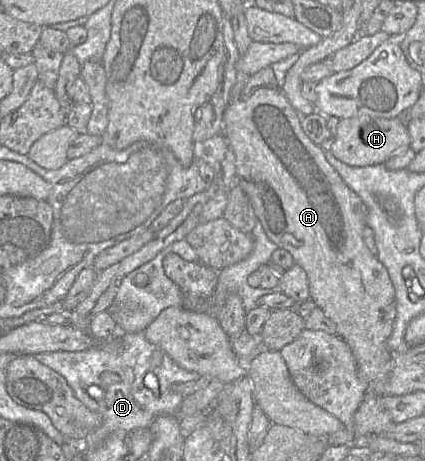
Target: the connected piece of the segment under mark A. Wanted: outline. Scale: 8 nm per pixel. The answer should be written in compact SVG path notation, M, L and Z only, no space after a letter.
M271 66L261 69L249 80L239 97L229 102L223 115L223 136L233 152L236 165L236 183L243 189L252 205L254 213L261 222L268 238L280 248L286 249L294 258L296 264L301 266L308 277L310 298L316 303L324 314L336 325L337 336L343 339L350 347L356 361L357 373L360 380L366 385L367 393L355 414L355 430L358 436L363 435L384 435L391 425L396 425L390 416L380 405L380 398L374 394L374 385L385 380L392 367L395 353L387 345L392 334L396 318L395 290L386 267L378 260L377 256L371 253L363 239L363 229L367 226L367 207L362 199L344 182L335 168L326 160L323 149L313 143L304 133L301 126L301 116L291 106L282 88L278 85Z

